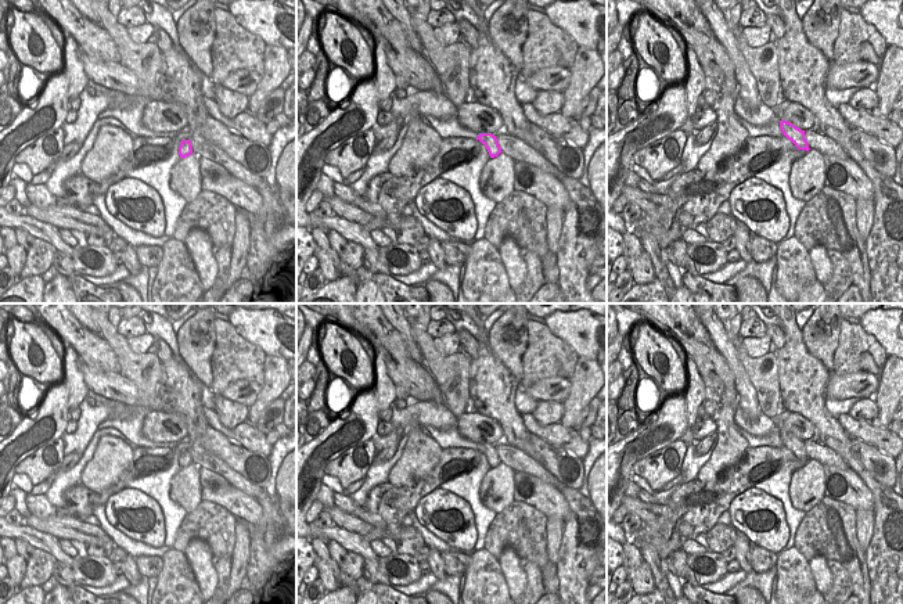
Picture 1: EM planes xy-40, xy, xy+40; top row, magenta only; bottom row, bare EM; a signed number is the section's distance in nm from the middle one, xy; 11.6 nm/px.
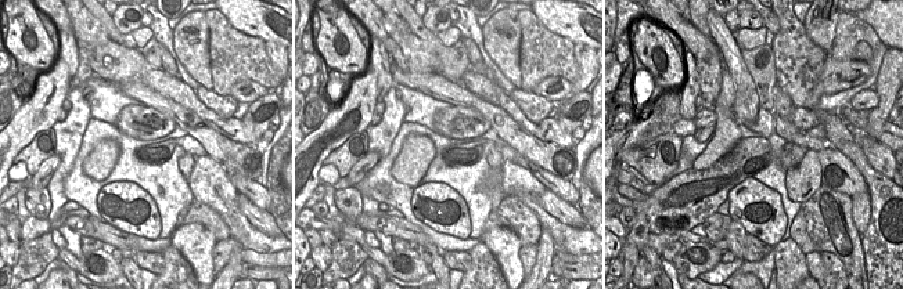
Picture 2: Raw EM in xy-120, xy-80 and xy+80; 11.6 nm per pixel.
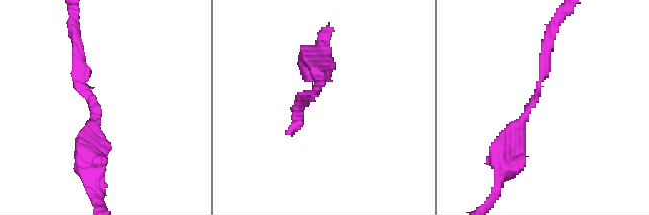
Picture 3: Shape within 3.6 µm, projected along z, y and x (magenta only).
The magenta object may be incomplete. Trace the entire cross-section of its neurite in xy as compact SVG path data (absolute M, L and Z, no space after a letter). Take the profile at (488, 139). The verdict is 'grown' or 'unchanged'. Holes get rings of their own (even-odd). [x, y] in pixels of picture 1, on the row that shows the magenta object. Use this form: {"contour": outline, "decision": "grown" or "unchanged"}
{"contour": "M479 133L476 136L476 140L479 140L488 150L490 158L497 157L501 151L496 136L493 136L492 133Z", "decision": "unchanged"}

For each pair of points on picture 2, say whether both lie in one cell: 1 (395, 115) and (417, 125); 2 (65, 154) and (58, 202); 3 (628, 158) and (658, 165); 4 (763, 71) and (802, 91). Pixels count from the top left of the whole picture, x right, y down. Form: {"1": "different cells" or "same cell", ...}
{"1": "different cells", "2": "same cell", "3": "same cell", "4": "different cells"}

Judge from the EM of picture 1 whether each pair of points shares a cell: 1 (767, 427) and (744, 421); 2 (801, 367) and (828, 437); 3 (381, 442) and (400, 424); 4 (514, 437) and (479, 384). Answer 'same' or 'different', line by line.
1: same
2: same
3: same
4: same

